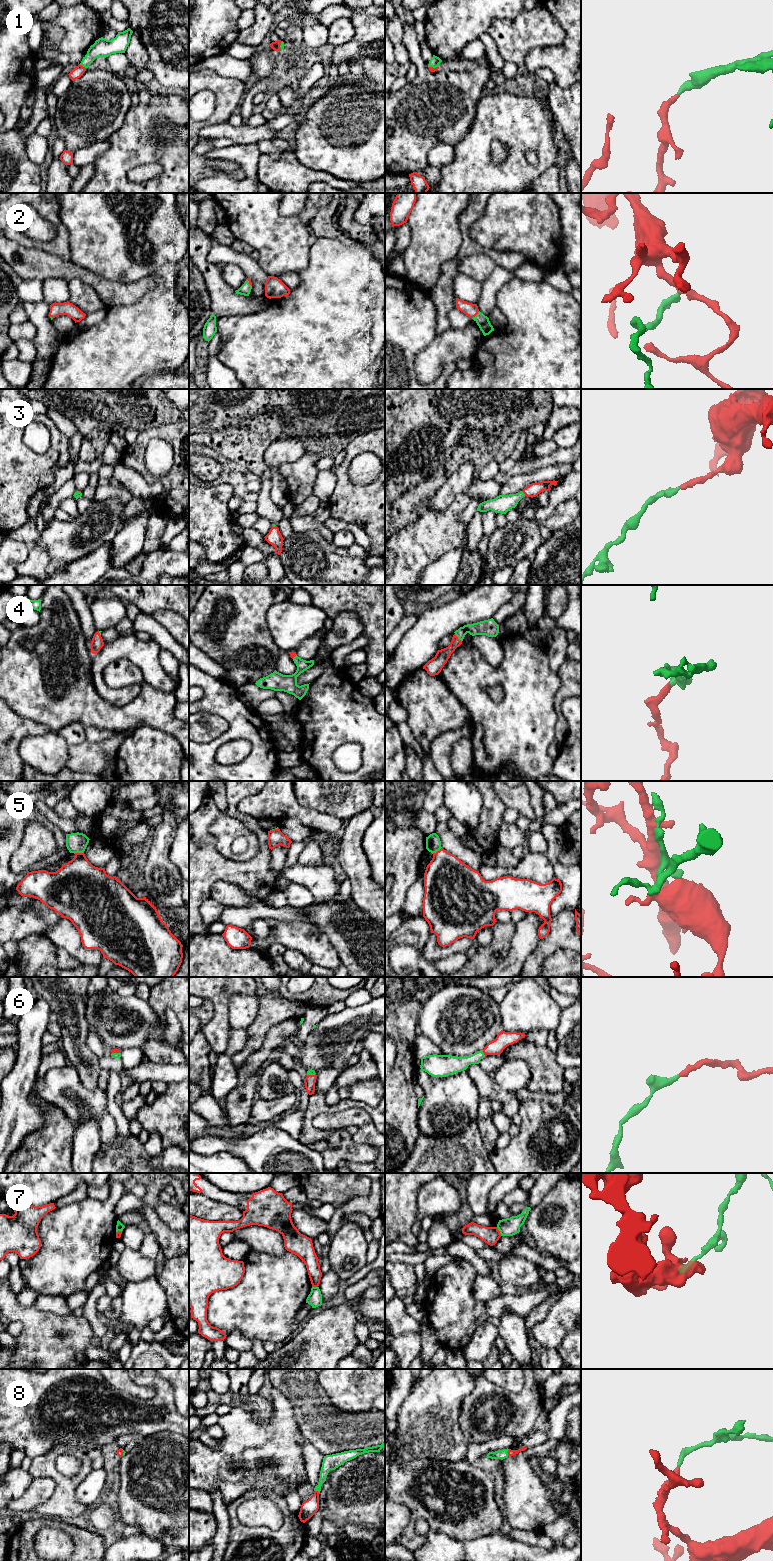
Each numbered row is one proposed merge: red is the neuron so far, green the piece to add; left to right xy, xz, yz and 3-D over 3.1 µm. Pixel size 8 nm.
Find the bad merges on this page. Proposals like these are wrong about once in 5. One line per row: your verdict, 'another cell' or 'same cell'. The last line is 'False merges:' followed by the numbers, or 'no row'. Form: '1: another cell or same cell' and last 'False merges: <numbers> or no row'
1: same cell
2: same cell
3: same cell
4: same cell
5: same cell
6: same cell
7: another cell
8: same cell
False merges: 7

